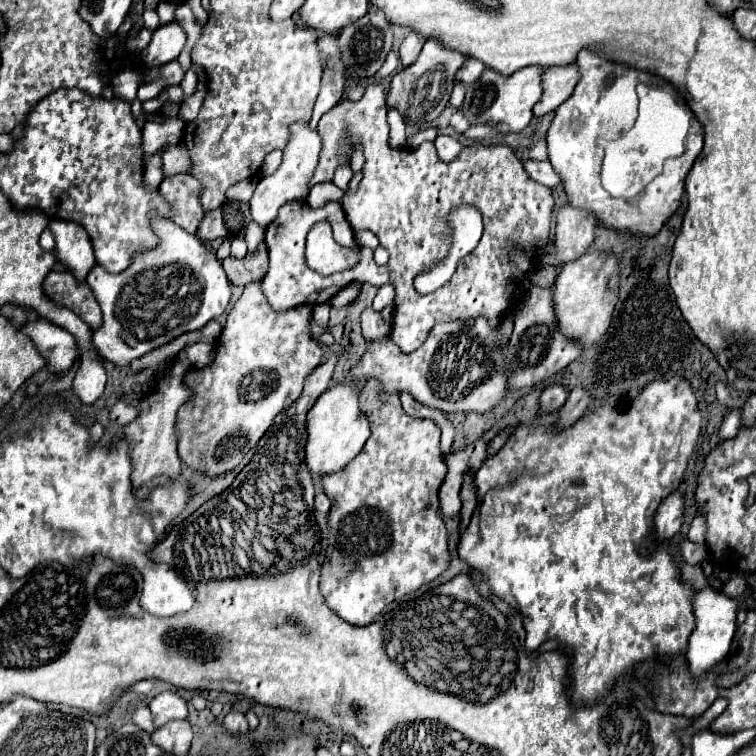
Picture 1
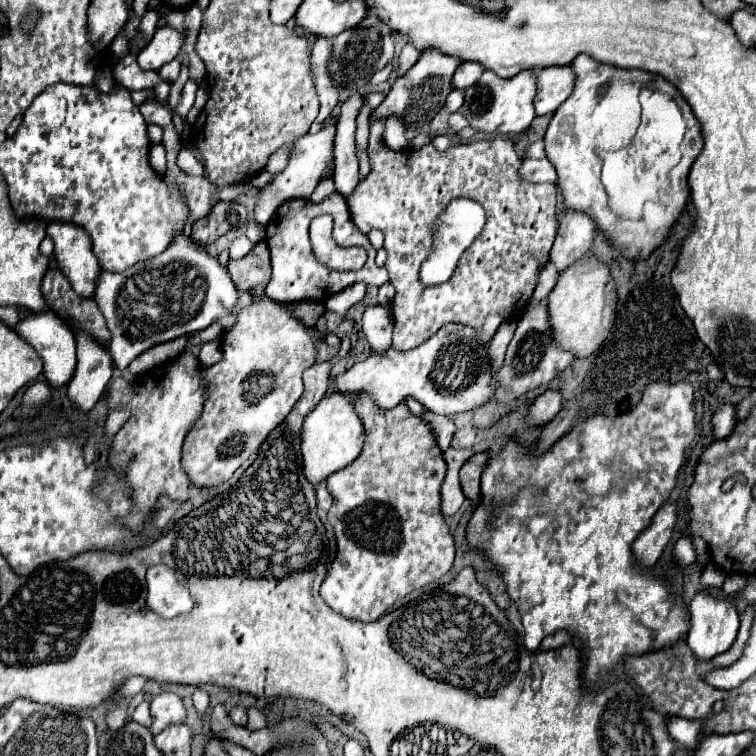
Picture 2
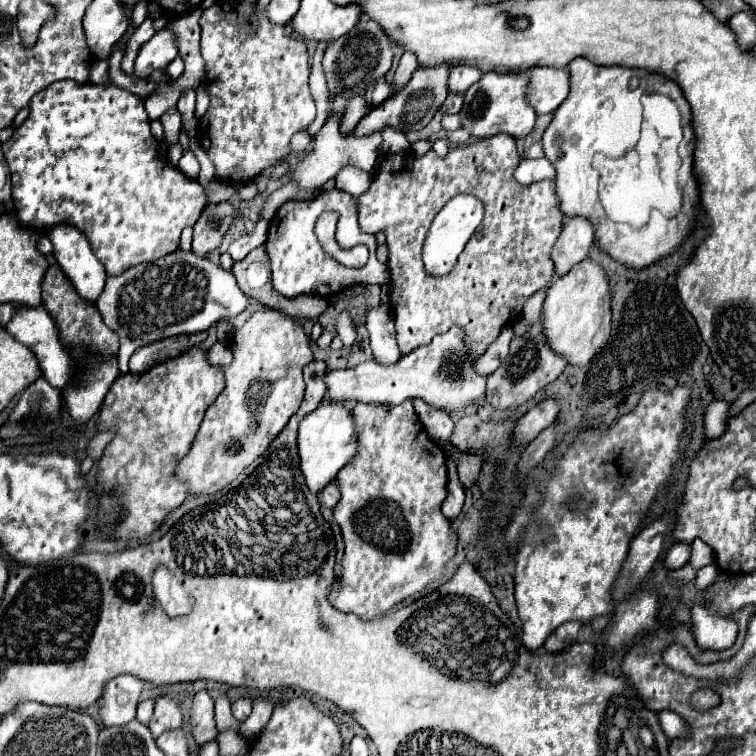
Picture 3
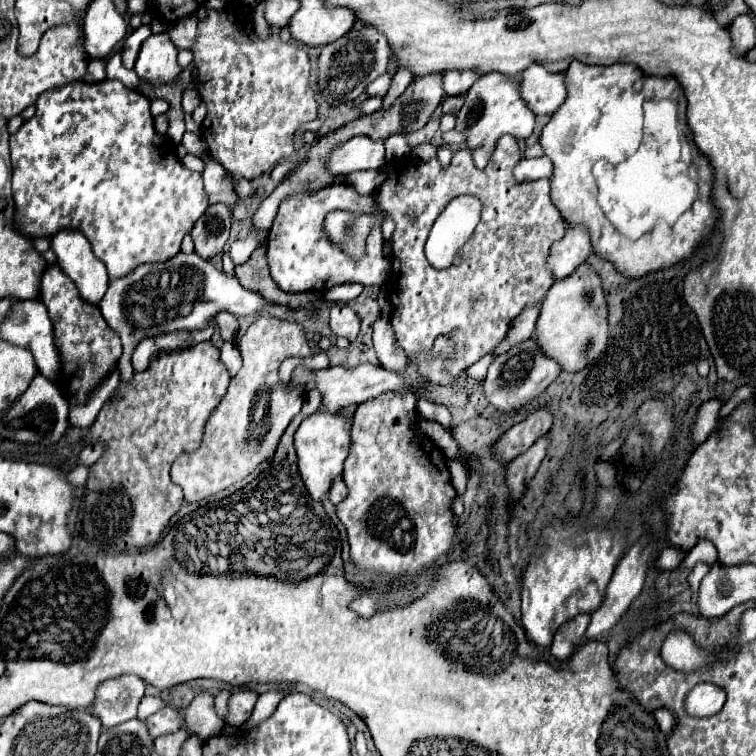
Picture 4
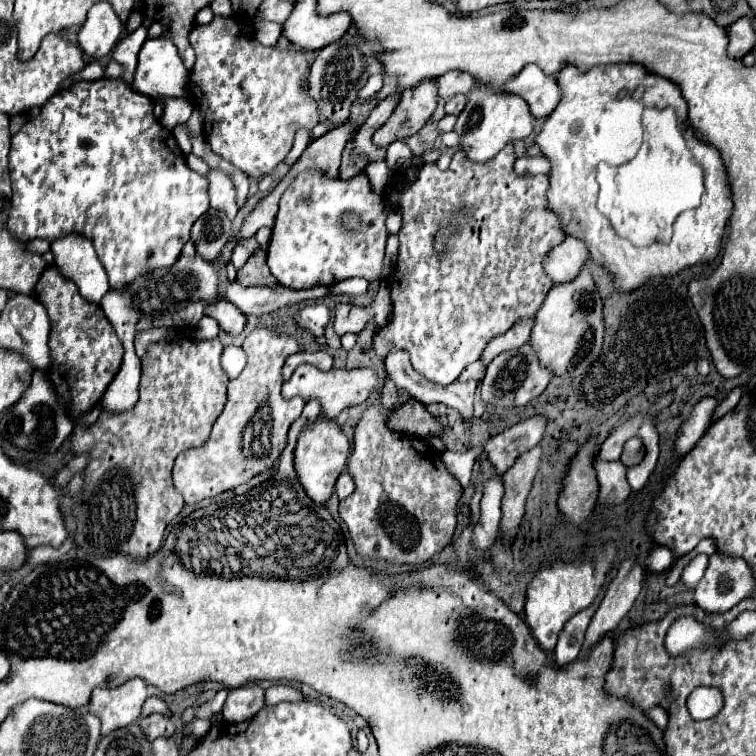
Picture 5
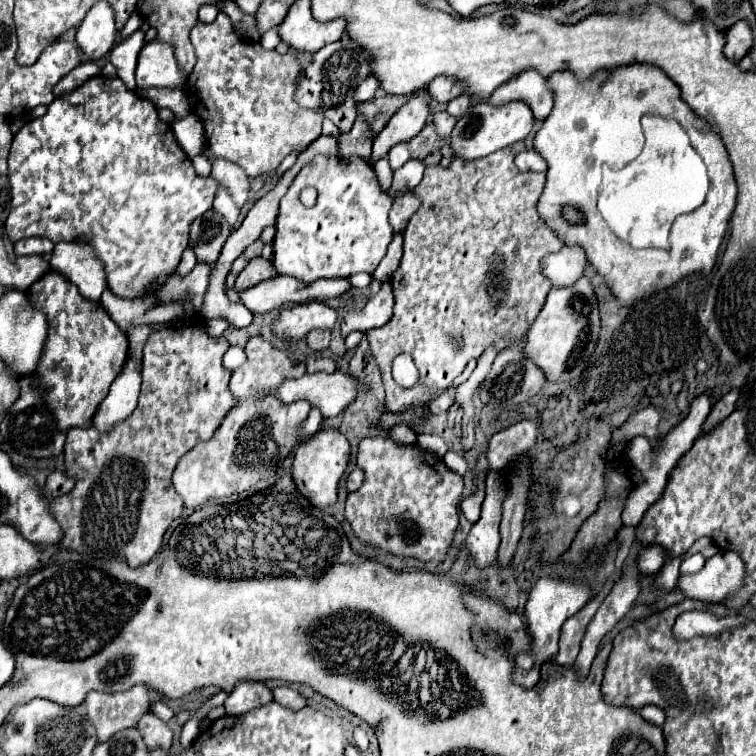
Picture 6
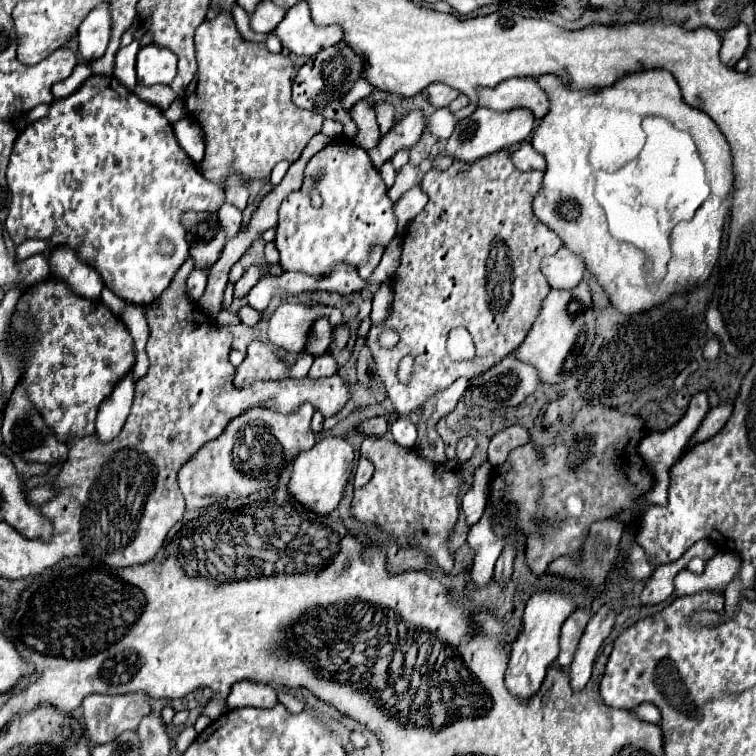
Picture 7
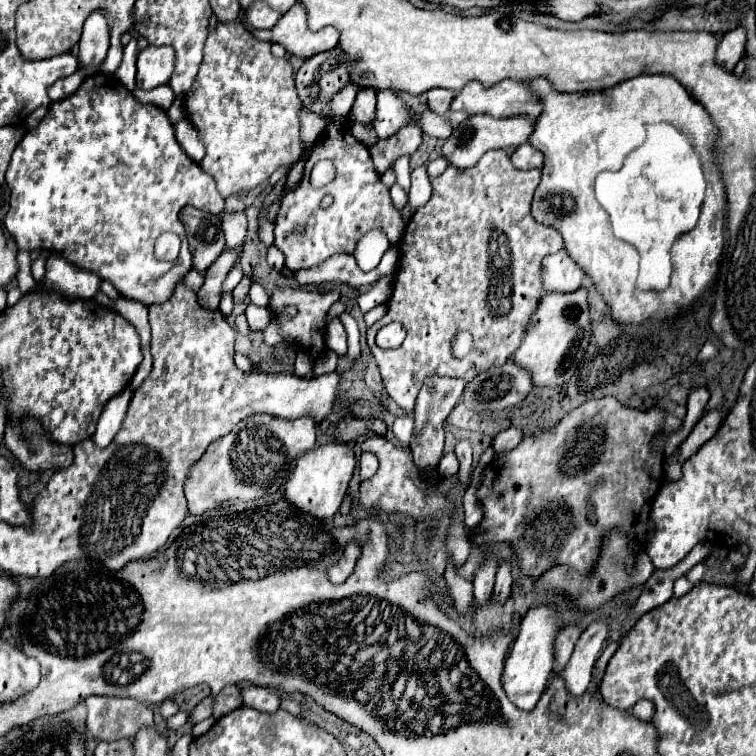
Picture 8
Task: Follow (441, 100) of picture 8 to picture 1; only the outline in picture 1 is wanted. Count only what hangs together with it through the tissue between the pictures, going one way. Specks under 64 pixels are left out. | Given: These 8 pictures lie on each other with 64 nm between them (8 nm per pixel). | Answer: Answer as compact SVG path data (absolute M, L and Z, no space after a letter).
M468 58L468 60L464 62L464 66L460 68L460 72L456 74L456 80L464 82L464 84L470 84L470 82L478 80L478 76L482 74L482 70L484 70L484 64L482 64L480 60Z

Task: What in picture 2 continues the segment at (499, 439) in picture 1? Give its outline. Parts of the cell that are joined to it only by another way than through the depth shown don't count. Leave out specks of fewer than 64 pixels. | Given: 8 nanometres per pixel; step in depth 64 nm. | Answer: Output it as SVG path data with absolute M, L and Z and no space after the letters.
M480 452L478 456L474 456L470 462L466 462L460 470L460 482L462 482L462 492L464 496L476 504L480 500L480 472L489 459L488 452Z

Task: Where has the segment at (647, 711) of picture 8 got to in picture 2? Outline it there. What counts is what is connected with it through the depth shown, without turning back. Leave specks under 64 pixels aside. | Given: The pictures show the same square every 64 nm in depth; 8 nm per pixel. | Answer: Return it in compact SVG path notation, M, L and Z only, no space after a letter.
M672 718L668 724L668 732L680 746L684 746L688 752L692 752L696 748L696 740L702 732L702 726L704 726L704 720Z

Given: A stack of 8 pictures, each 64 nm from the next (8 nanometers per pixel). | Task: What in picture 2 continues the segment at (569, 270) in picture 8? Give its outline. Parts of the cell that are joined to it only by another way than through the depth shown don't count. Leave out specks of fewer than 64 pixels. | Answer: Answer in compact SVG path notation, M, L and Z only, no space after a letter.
M564 210L558 222L558 234L550 250L550 260L562 272L590 250L596 236L596 222L578 210Z

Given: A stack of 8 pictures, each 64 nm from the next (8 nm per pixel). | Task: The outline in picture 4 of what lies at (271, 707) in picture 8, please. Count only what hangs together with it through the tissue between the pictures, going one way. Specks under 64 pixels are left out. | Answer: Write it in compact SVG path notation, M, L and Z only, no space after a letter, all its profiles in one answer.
M240 690L230 696L230 708L228 708L228 725L240 727L252 714L252 708L258 700L256 692L250 690Z

